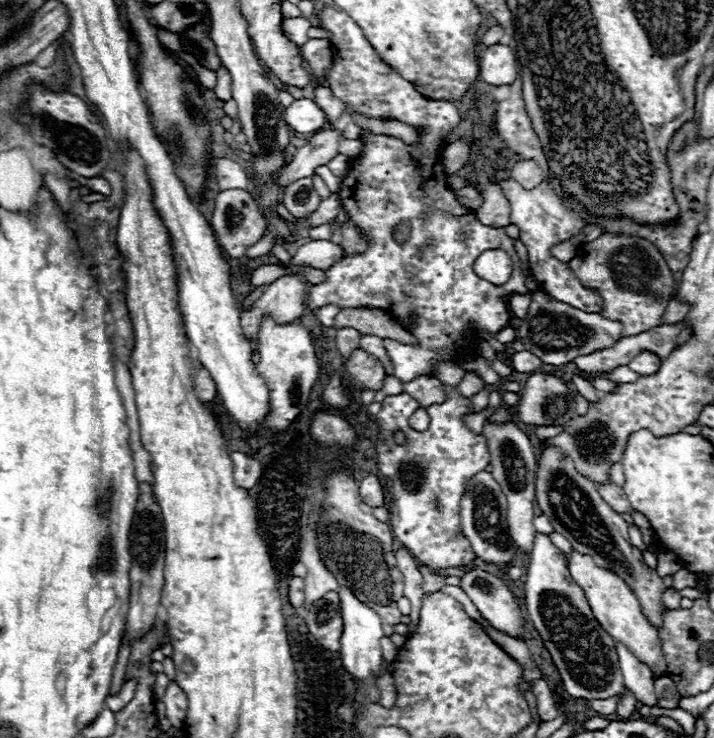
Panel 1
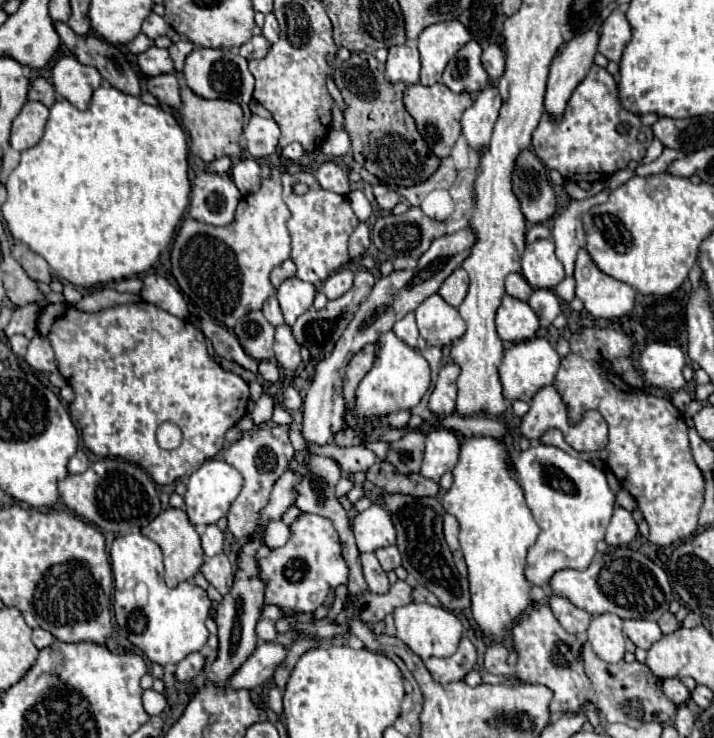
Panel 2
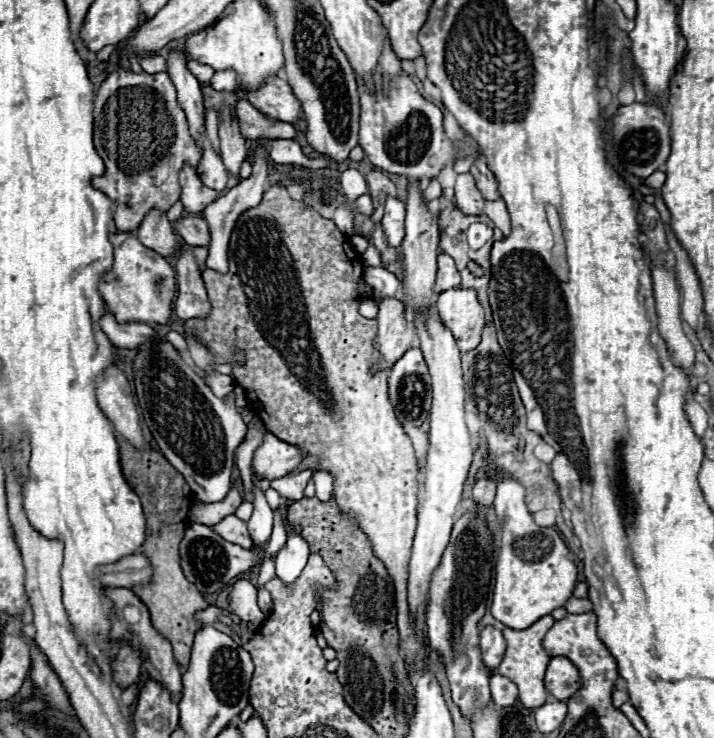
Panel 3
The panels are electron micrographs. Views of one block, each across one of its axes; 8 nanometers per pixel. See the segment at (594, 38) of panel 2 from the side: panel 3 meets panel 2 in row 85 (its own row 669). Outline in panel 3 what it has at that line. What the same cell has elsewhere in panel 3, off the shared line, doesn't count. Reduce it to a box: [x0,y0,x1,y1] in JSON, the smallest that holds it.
[544,656,580,698]

